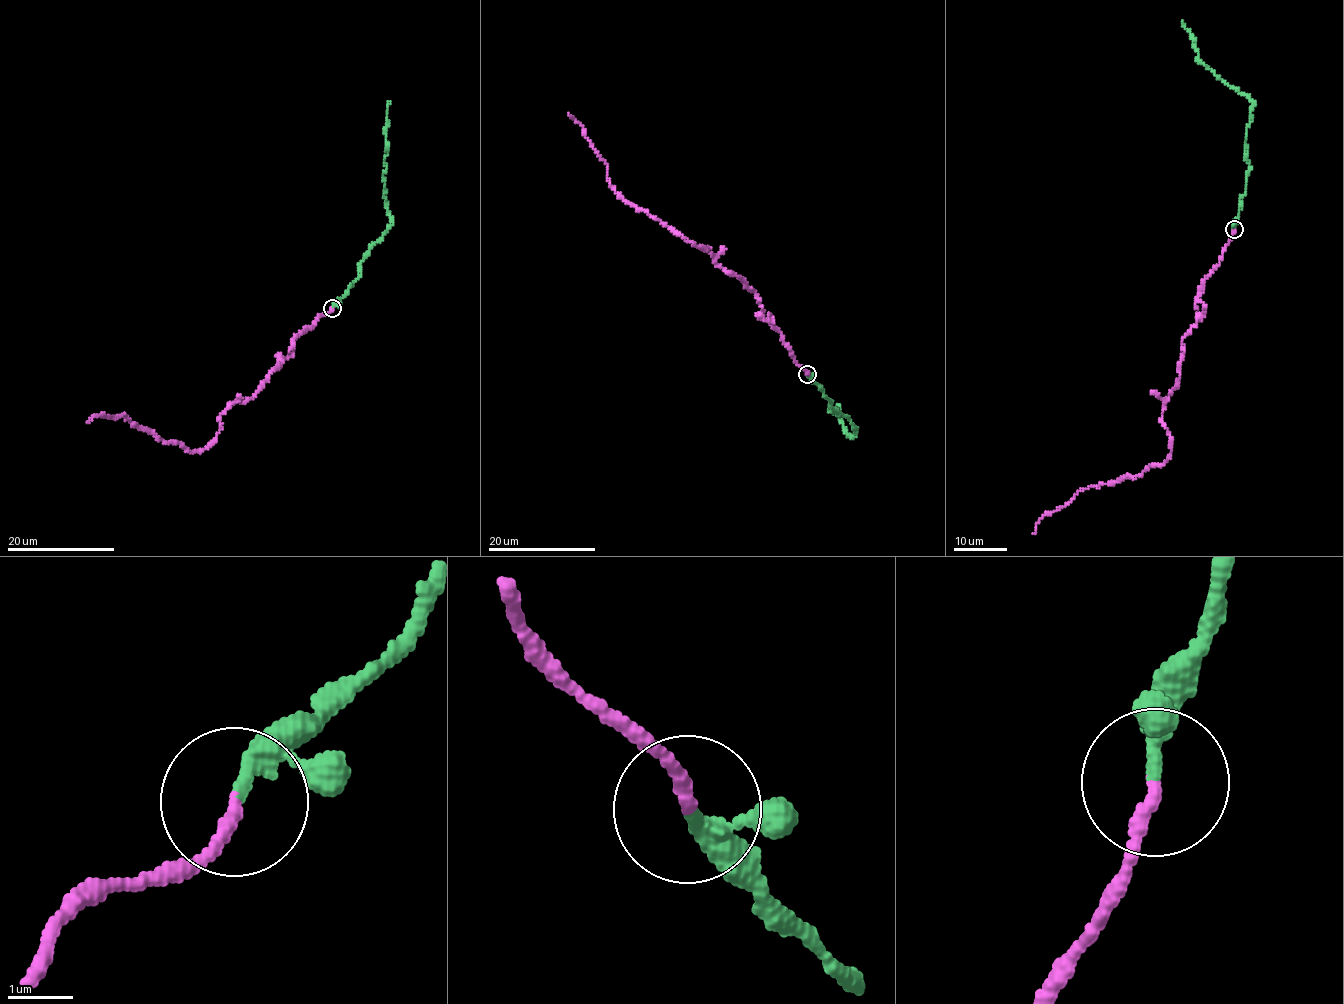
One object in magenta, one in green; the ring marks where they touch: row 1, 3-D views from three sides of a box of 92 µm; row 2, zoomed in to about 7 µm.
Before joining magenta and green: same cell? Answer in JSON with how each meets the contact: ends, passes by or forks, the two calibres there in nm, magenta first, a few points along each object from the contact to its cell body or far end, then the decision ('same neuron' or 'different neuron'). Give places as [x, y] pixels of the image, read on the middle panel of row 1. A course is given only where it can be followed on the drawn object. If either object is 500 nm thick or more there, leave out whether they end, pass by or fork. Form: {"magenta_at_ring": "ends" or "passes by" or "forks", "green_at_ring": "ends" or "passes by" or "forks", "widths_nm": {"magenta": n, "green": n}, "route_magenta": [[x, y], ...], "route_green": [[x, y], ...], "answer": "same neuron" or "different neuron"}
{"magenta_at_ring": "ends", "green_at_ring": "passes by", "widths_nm": {"magenta": 200, "green": 160}, "route_magenta": [[807, 374], [773, 321], [764, 319], [753, 291], [718, 266], [708, 247], [691, 244], [627, 204], [569, 113]], "route_green": [[807, 374], [831, 401], [830, 411], [848, 418], [856, 431], [852, 437], [839, 408], [832, 410]], "answer": "same neuron"}

